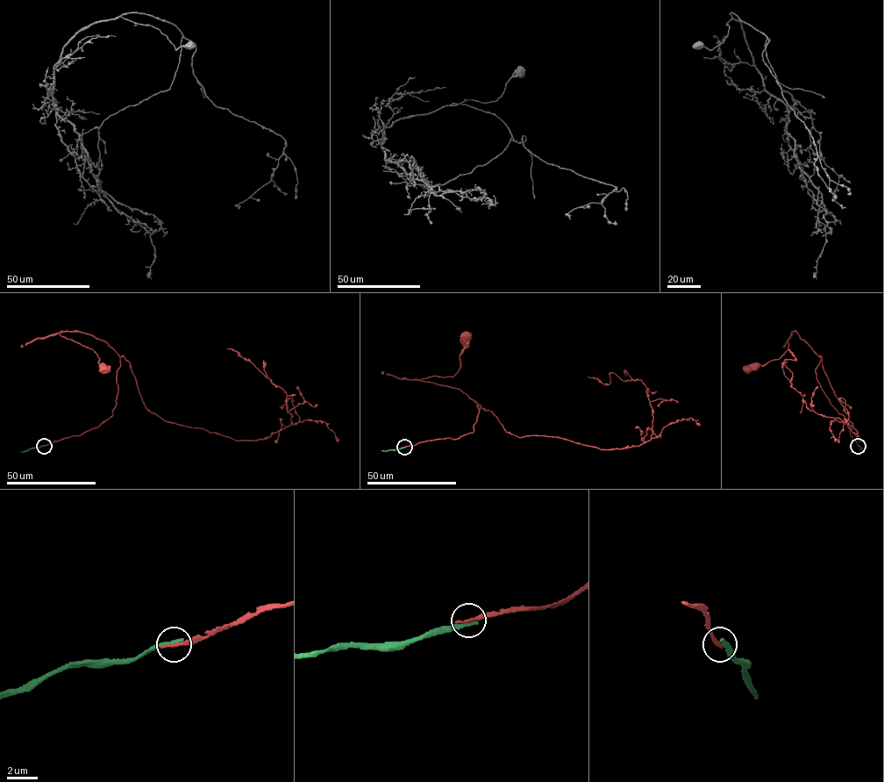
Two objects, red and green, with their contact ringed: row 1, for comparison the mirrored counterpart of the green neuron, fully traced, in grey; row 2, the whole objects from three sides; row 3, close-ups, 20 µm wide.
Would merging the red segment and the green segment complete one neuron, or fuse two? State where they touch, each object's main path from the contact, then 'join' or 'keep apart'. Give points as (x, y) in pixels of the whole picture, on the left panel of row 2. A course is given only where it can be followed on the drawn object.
(44, 446) | red via (44, 446), (98, 427), (112, 414), (117, 394), (119, 355), (90, 334), (61, 332), (91, 348), (103, 369) | green via (44, 446), (20, 452) | keep apart

